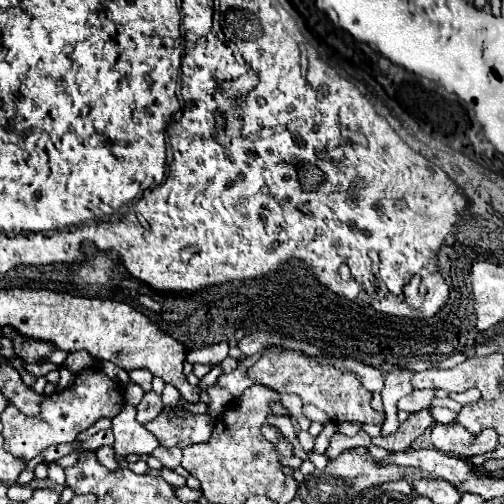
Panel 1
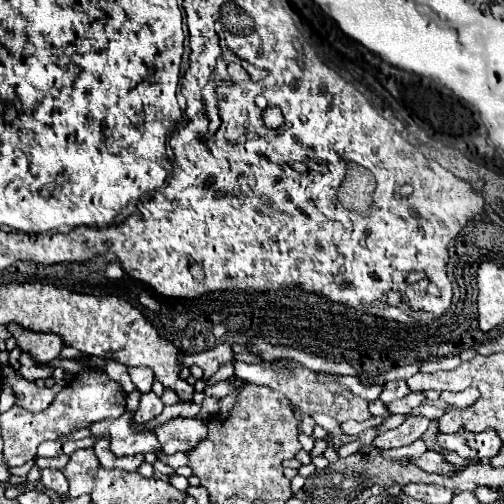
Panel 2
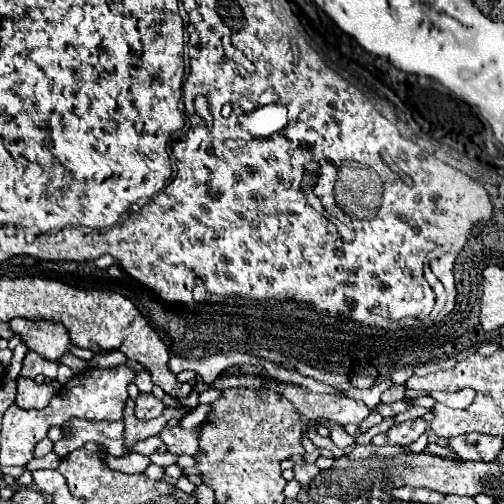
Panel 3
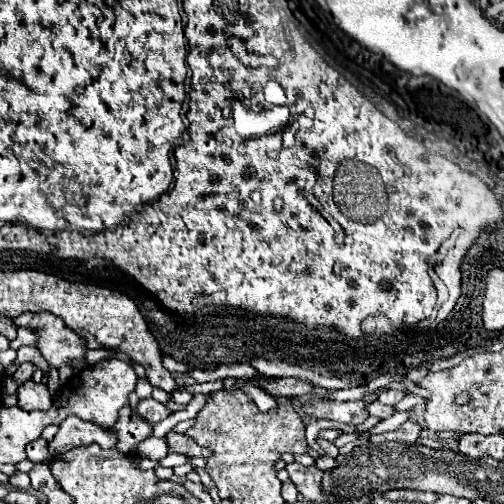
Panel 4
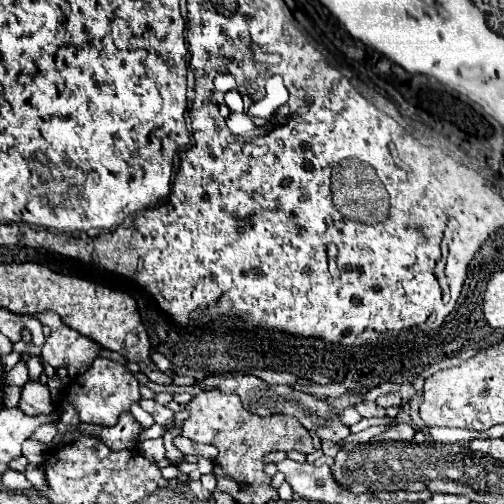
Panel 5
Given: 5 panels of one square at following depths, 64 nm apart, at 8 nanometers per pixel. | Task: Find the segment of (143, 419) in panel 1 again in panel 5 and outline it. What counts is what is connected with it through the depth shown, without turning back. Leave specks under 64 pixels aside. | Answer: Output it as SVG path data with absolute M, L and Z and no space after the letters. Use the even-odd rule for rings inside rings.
M140 400L140 406L162 426L172 426L172 418L174 418L174 412L166 406L160 406L156 404L154 400Z

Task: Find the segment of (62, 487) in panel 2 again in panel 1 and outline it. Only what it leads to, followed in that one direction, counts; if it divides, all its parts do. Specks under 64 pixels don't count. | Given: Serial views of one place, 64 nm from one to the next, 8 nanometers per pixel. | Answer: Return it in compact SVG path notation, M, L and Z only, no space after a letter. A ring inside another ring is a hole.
M52 462L52 464L50 464L50 474L48 474L48 480L50 480L50 482L54 482L56 486L64 486L64 482L66 482L66 478L64 478L64 468L62 468L60 464Z

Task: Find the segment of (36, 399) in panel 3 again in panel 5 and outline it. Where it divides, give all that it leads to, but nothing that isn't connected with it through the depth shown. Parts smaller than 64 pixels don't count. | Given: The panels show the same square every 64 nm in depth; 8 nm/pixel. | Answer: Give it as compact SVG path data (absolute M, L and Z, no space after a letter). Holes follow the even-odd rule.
M26 382L22 386L22 398L18 408L26 414L46 414L50 412L50 392L40 382Z

